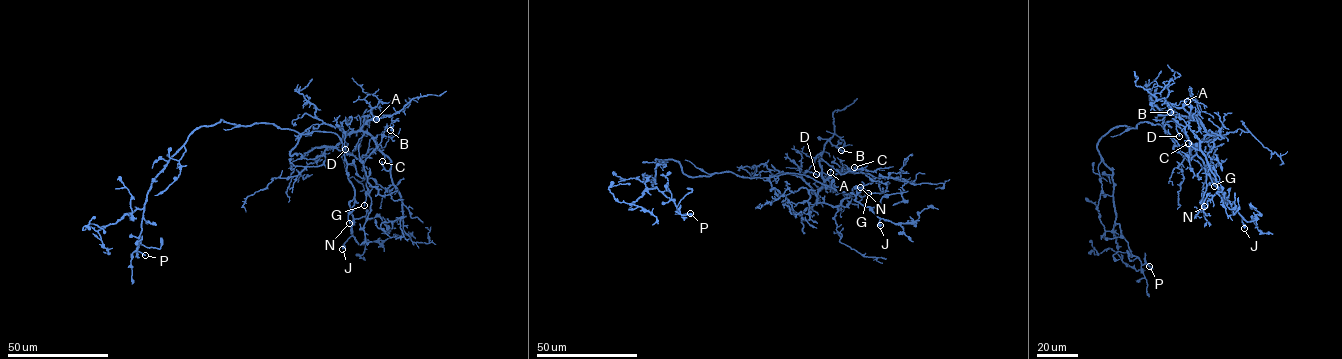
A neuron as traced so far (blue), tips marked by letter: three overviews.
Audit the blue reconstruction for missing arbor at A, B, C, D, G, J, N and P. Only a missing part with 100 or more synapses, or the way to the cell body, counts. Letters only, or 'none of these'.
none of these

